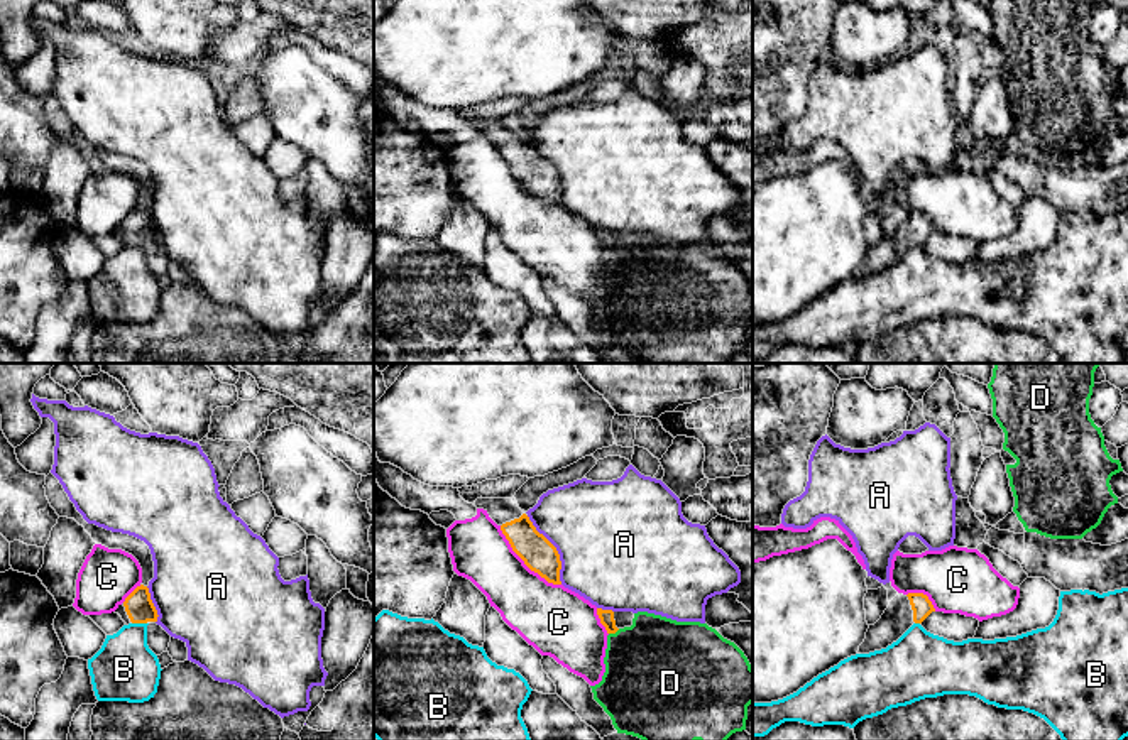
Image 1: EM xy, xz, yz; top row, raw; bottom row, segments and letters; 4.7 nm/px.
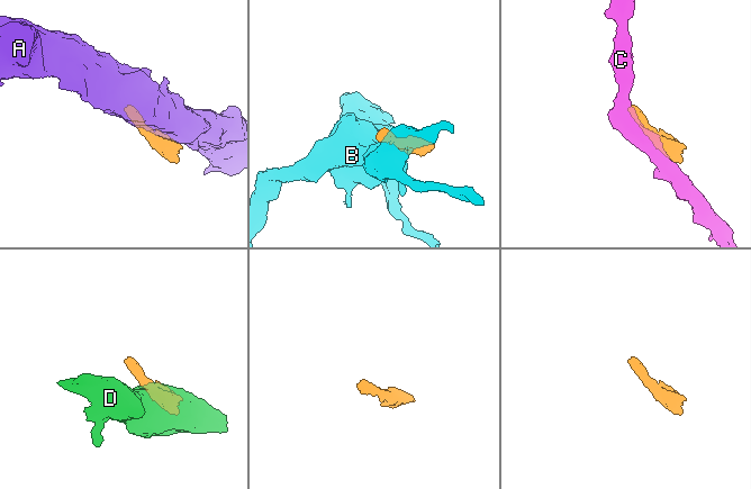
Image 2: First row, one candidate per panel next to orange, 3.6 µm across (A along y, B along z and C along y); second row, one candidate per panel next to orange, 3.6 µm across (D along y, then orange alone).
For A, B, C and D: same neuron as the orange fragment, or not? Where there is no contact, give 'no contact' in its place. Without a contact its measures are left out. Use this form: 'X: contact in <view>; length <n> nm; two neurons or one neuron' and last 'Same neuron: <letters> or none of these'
A: contact in xz; length 360 nm; two neurons
B: contact in xy; length 70 nm; two neurons
C: contact in xz; length 400 nm; two neurons
D: contact in xz; length 60 nm; two neurons
Same neuron: none of these

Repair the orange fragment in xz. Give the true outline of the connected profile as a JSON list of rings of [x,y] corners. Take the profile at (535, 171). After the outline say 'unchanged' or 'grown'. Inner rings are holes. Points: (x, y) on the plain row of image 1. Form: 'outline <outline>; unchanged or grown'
outline [[[477,120],[474,125],[484,130],[501,149],[512,172],[524,186],[545,199],[548,204],[561,206],[561,182],[556,169],[536,152],[529,139],[512,123],[512,120]]]; grown

